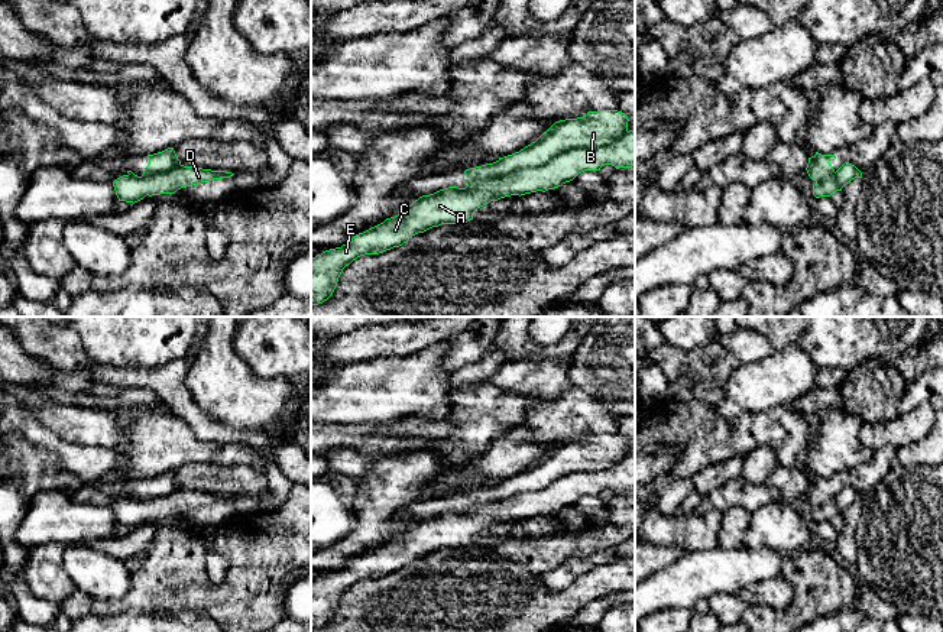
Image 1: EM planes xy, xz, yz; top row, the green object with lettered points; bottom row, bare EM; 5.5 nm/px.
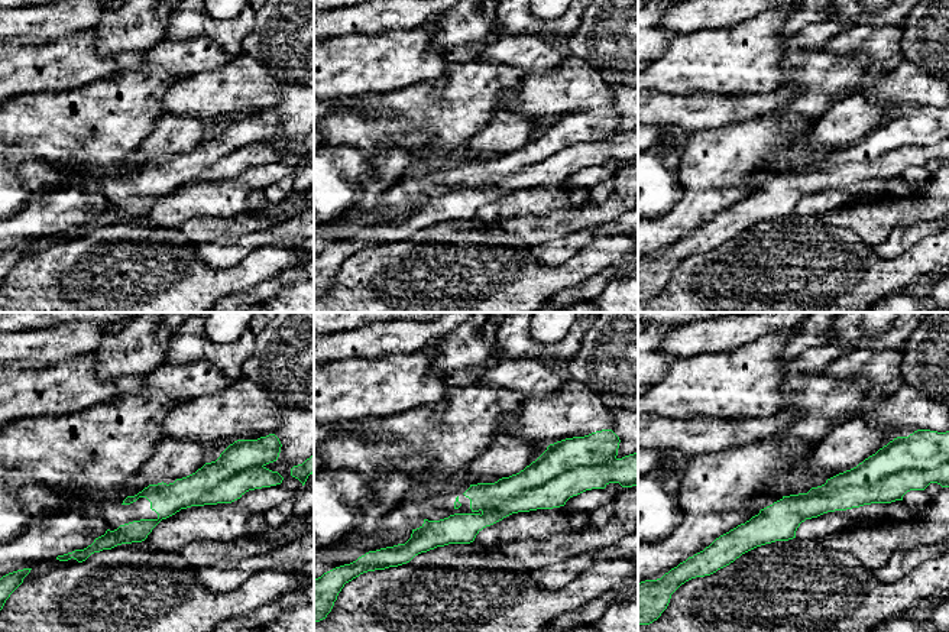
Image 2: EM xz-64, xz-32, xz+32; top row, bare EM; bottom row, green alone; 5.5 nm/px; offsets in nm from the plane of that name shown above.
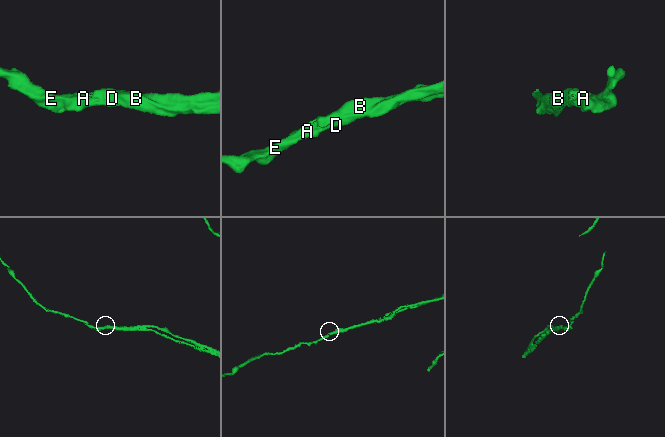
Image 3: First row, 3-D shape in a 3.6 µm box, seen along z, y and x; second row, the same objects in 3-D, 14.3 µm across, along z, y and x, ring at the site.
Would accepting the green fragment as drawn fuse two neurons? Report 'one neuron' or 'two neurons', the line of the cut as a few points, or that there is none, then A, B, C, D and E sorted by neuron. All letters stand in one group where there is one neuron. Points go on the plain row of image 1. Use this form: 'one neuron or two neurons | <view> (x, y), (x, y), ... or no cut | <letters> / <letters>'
two neurons | xz (628, 456), (608, 469), (574, 472), (541, 489), (467, 511) | A C D E / B

